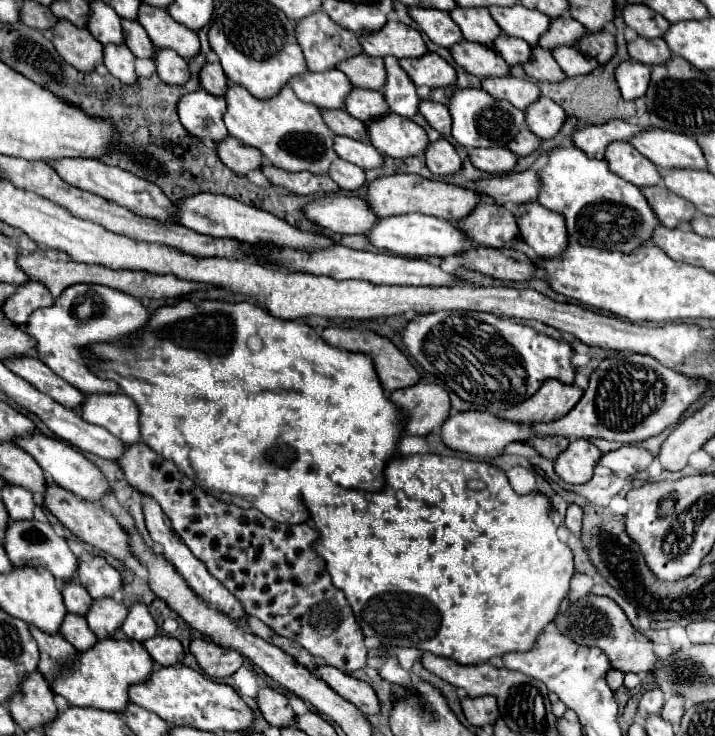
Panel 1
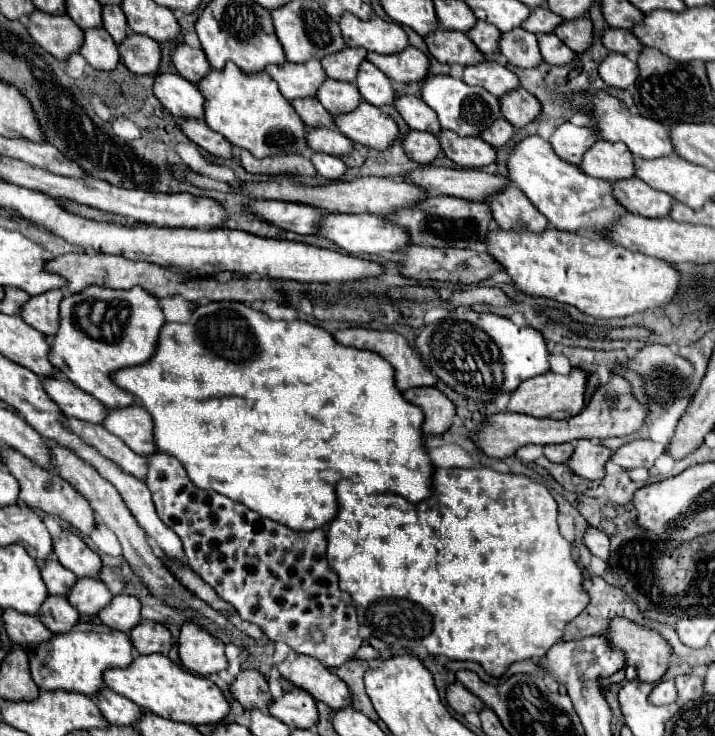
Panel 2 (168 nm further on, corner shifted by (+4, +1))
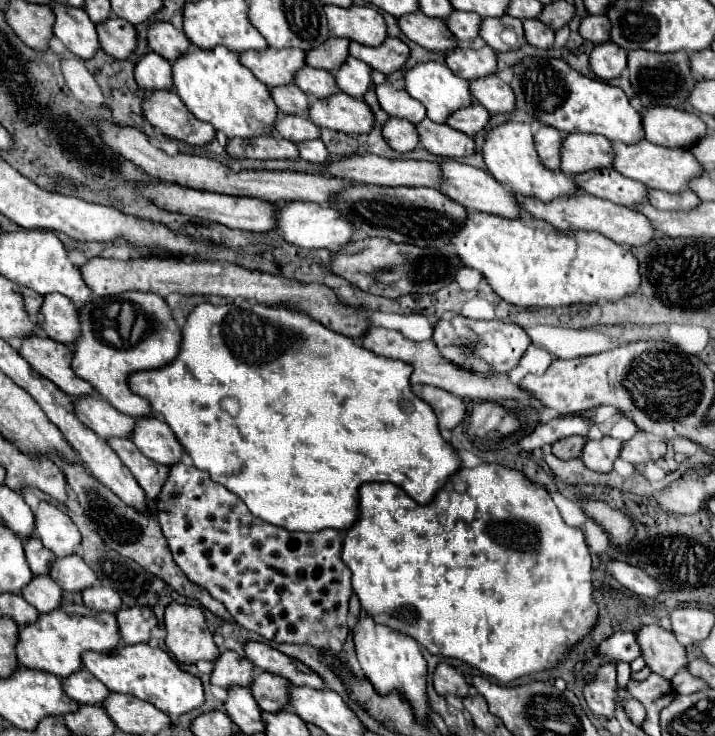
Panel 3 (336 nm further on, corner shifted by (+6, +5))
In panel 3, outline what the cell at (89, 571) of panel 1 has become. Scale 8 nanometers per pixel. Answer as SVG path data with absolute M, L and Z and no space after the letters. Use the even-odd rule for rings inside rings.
M40 501L36 511L36 535L56 557L68 557L80 551L80 531L72 519L56 505Z

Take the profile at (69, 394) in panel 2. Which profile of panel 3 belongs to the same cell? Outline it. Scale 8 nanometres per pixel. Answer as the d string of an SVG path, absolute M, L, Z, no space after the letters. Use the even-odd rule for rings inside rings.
M82 395L82 397L76 397L72 405L74 405L78 419L102 439L130 437L130 431L134 429L134 419L116 411L102 397Z

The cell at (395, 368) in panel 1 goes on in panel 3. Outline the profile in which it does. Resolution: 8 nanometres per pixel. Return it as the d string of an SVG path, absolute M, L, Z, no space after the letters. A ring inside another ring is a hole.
M370 327L362 337L360 337L360 345L372 353L378 353L382 357L388 359L398 359L404 361L408 365L414 367L410 383L426 383L426 385L434 385L438 389L446 389L448 393L454 393L458 397L468 397L472 401L496 401L502 397L508 399L520 399L520 397L528 397L526 391L522 391L518 385L514 385L510 381L508 375L494 375L494 377L484 377L478 373L470 373L464 369L458 369L456 365L450 365L446 359L440 357L436 345L432 341L410 341L406 337L402 337L398 331L390 331L390 329L382 329L382 327Z

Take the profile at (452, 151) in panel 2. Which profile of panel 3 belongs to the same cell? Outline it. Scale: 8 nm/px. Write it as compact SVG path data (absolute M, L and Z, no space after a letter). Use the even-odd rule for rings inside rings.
M424 119L416 125L420 135L420 145L438 157L462 159L470 157L476 151L474 139L466 133L458 133L448 125L438 125L430 119Z

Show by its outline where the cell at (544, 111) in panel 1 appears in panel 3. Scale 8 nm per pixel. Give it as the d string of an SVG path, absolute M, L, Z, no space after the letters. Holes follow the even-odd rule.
M490 75L478 81L470 81L470 91L480 105L490 113L512 113L514 111L514 91L498 75Z

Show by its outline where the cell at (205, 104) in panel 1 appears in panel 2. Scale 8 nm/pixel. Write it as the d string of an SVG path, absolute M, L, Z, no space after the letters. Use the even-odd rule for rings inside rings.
M158 73L154 77L152 93L174 117L202 119L204 115L204 97L200 97L194 83L178 73Z

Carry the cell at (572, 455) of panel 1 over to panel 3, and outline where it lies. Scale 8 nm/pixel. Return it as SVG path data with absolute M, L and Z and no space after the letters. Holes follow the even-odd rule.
M602 437L598 441L586 441L584 449L582 449L582 463L598 473L608 473L612 469L614 459L620 455L622 449L622 441L614 439L614 437Z

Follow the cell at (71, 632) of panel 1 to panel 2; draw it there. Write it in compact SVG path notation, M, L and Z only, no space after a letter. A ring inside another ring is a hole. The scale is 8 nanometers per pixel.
M48 595L40 605L38 619L52 633L62 633L62 631L68 631L78 621L78 613L76 609L72 609L72 605L64 595Z

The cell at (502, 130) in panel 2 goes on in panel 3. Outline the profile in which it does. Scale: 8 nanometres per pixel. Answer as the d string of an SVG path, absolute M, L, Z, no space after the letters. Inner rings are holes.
M474 105L474 107L458 109L446 123L462 133L476 135L478 131L486 129L486 125L490 123L490 113L482 105Z

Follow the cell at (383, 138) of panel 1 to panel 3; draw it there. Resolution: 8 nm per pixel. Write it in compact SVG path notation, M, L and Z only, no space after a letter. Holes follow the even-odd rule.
M342 91L328 99L312 101L308 119L318 127L342 131L348 135L362 135L374 129L374 111L370 105Z

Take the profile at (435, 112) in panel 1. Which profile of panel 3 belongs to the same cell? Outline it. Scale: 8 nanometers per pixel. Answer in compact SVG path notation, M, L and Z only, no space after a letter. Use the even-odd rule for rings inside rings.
M390 83L376 85L376 95L380 101L380 107L390 115L398 119L406 119L414 125L426 117L426 109L422 109L420 101L414 101L406 91L396 91Z

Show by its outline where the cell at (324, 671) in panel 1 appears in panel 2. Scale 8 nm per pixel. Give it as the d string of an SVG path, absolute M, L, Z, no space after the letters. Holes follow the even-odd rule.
M290 651L288 657L276 665L276 669L286 681L308 691L314 699L326 703L332 709L340 709L340 705L350 705L348 685L312 657Z

